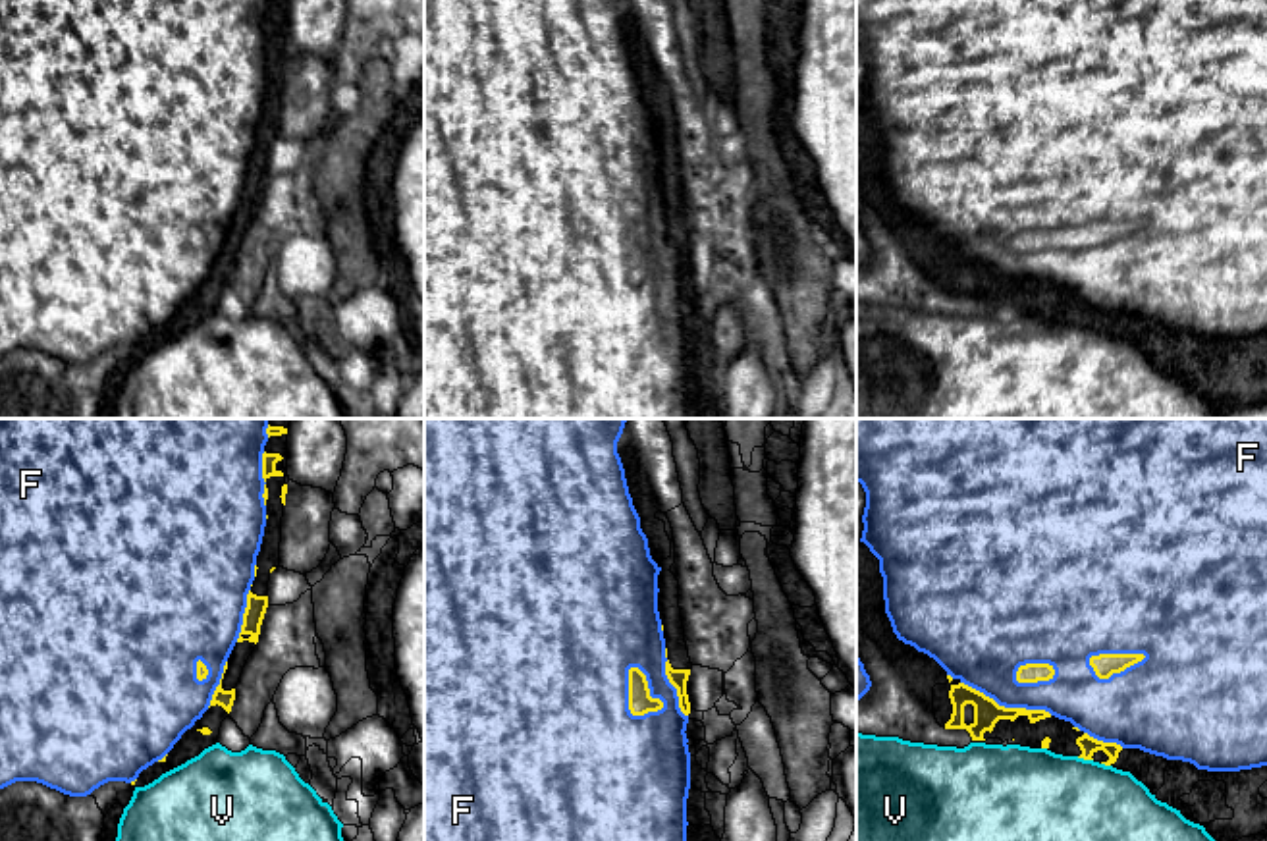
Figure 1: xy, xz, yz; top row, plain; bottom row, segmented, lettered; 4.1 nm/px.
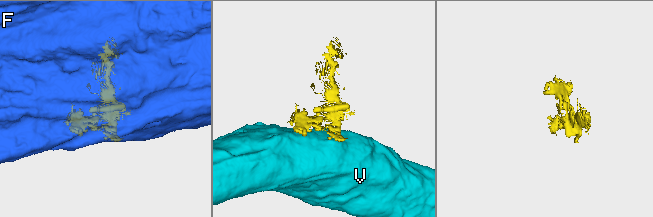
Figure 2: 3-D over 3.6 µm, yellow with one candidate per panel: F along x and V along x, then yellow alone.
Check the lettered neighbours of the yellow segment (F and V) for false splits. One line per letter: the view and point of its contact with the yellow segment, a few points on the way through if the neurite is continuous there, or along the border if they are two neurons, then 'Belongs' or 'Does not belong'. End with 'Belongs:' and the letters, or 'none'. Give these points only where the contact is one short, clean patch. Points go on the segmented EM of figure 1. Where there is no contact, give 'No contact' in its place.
F: Touches yellow at xz (648, 689). Does not belong
V: Touches yellow at yz (1084, 759). Does not belong
Belongs: none

